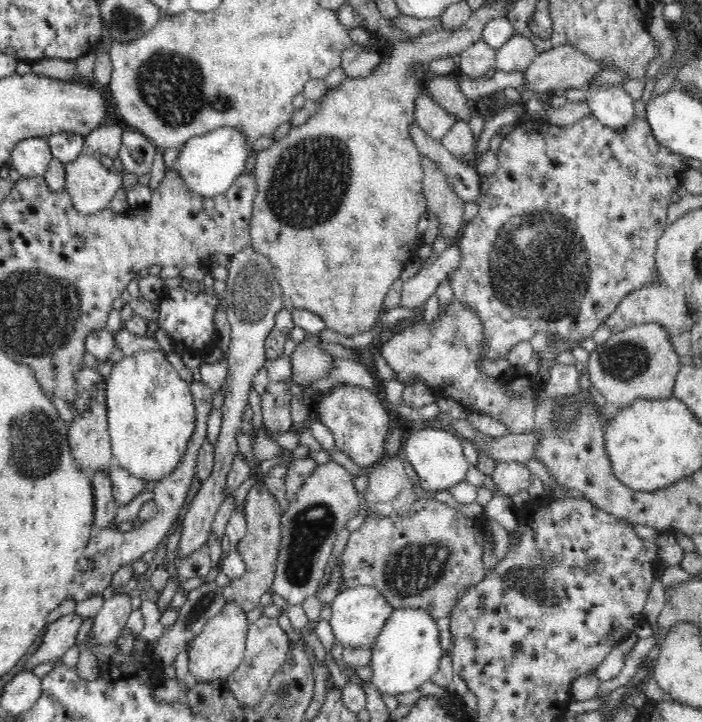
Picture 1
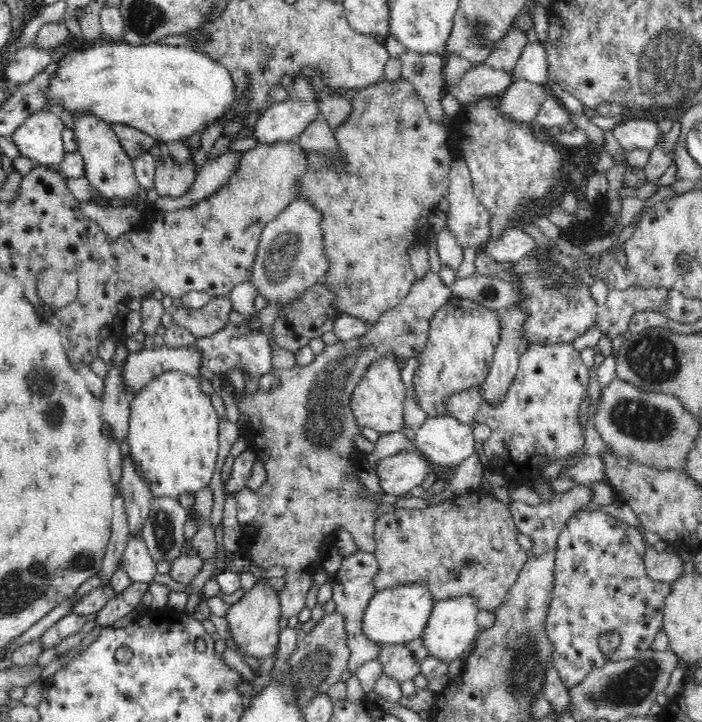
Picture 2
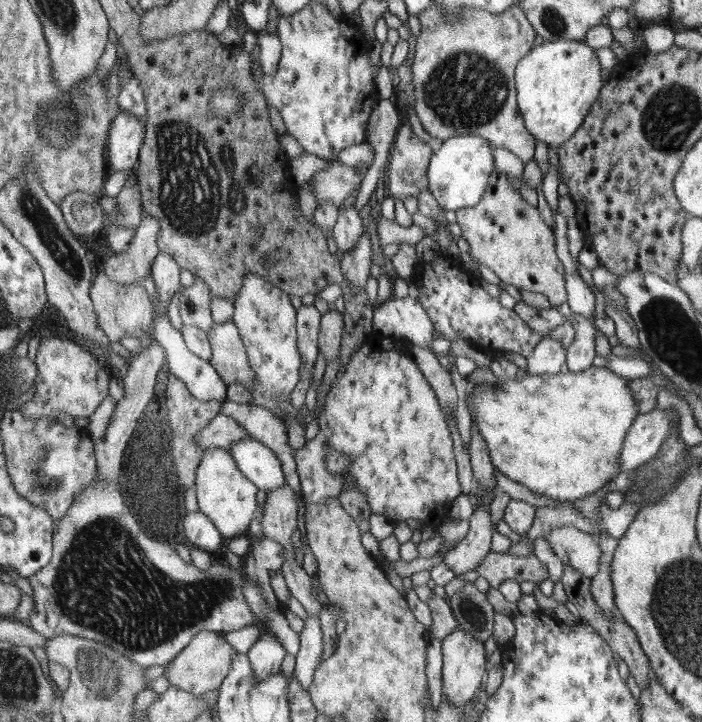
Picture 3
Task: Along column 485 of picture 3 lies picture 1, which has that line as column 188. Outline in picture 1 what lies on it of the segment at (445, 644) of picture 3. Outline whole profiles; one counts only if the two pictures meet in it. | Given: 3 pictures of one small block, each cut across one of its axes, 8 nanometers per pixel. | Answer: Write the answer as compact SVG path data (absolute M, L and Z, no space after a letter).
M225 603L222 610L209 618L204 625L203 631L191 640L188 650L188 674L191 684L198 682L202 684L224 684L227 676L236 670L239 662L242 660L243 651L245 650L246 635L249 624L247 623L246 612L239 609L236 605Z

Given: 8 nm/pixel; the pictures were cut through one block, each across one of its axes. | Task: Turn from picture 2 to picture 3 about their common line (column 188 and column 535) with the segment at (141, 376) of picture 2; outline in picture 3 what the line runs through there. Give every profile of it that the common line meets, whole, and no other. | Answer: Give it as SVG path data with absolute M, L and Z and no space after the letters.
M544 338L526 360L529 375L559 374L562 364L567 362L567 350L562 343Z

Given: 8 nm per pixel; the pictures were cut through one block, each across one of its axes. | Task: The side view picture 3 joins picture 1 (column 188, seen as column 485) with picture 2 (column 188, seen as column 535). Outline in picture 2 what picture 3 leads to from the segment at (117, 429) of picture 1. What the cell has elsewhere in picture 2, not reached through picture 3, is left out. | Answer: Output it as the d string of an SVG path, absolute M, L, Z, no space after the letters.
M168 371L156 376L150 383L135 393L130 403L129 426L127 428L129 456L134 469L143 477L147 488L155 497L177 498L180 494L198 492L208 487L219 450L219 422L210 397L202 392L196 378L178 371Z

